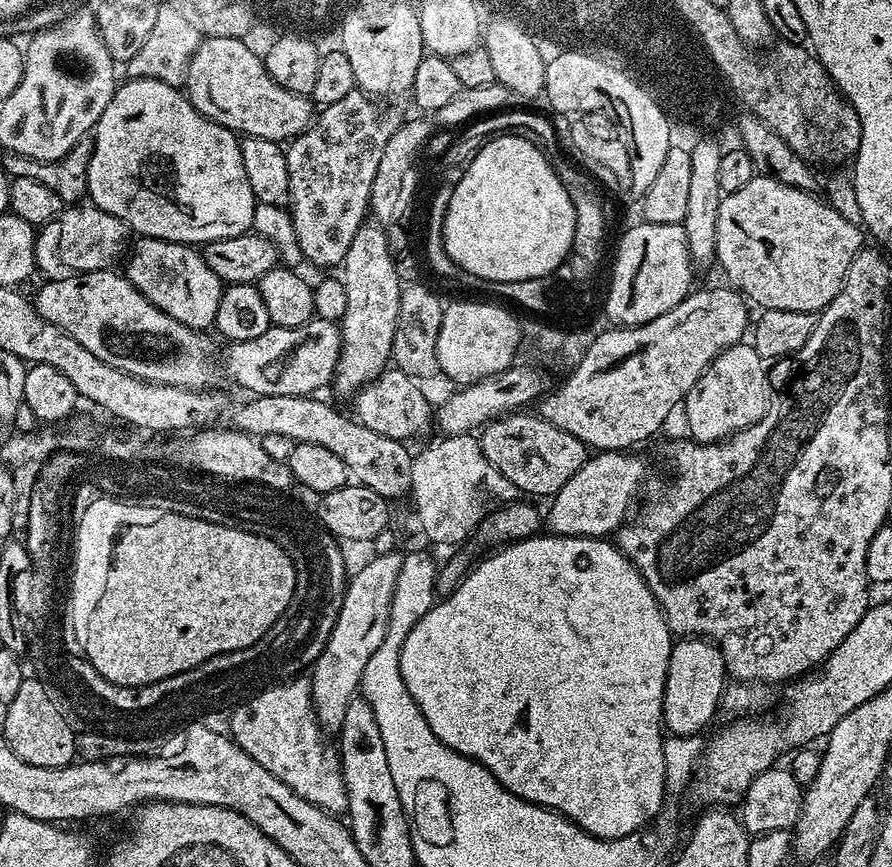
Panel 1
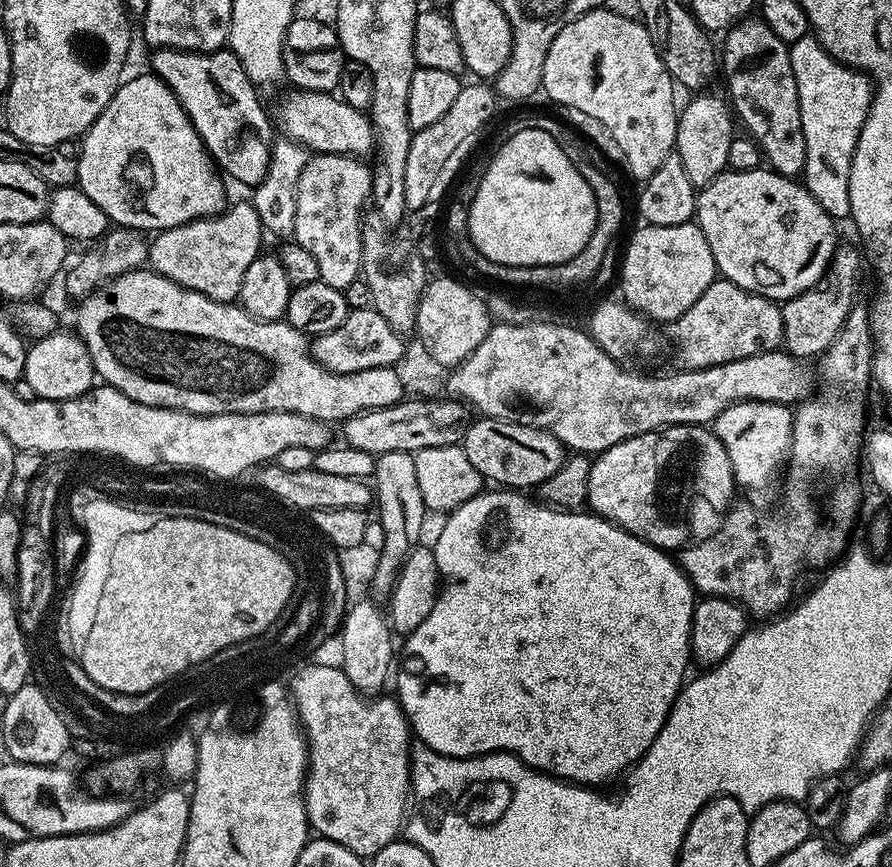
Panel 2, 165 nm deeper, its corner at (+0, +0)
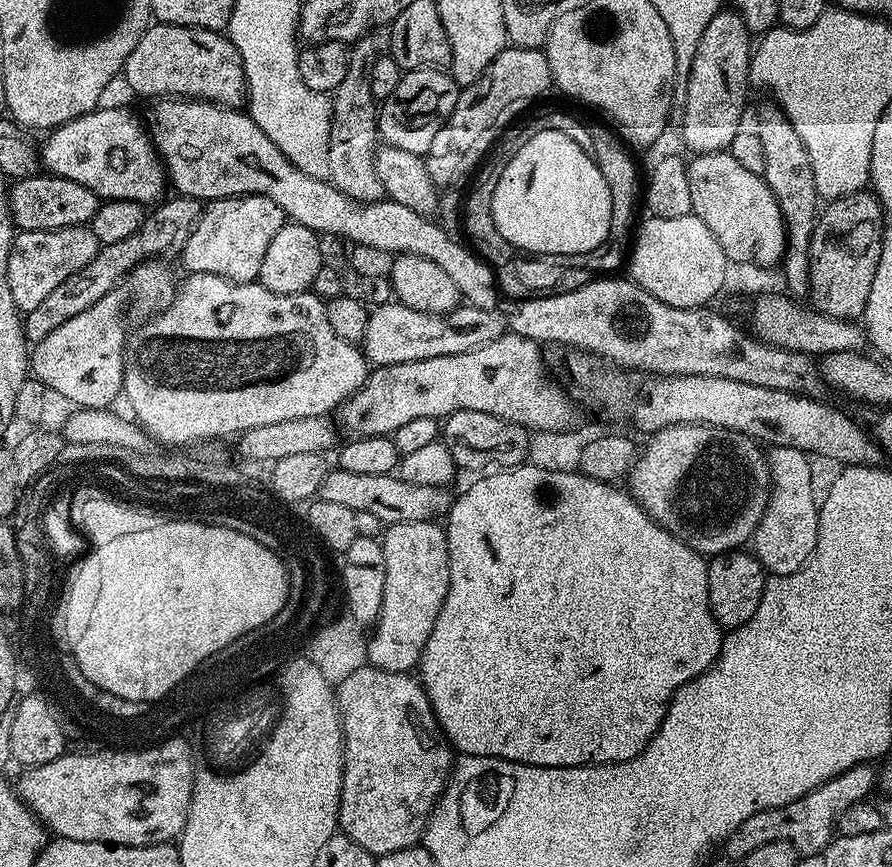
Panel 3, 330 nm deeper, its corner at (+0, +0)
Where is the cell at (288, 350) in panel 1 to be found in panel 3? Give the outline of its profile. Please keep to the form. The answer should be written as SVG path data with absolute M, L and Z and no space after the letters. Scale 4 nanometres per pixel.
M393 302L377 304L369 311L362 351L372 366L418 362L446 354L469 352L485 343L493 335L491 319L484 318L481 324L455 324L440 314L419 312L410 306Z

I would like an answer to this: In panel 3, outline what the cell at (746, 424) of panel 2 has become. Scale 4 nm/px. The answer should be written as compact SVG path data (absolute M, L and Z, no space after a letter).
M772 446L767 449L768 473L772 487L768 505L750 541L754 555L769 573L776 576L794 574L814 554L818 542L820 509L818 495L812 485L812 464L809 453L797 448Z

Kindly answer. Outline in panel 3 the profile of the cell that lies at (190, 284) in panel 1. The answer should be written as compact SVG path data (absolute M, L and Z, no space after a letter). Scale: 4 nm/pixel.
M226 196L221 200L210 200L203 205L200 216L188 232L187 238L182 241L184 248L184 264L193 272L209 272L232 280L235 284L251 284L259 277L262 264L262 254L266 254L266 246L270 238L283 228L286 223L284 211L268 196Z

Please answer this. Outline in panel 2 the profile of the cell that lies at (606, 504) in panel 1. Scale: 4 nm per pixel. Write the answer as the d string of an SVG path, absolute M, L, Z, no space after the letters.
M679 424L662 428L659 432L638 434L599 453L592 460L587 507L622 530L650 542L655 548L680 550L690 540L688 511L692 508L695 535L700 538L710 536L716 531L722 514L733 507L732 495L735 492L738 492L738 485L730 466L730 454L726 454L726 446L722 446L715 431L702 424Z

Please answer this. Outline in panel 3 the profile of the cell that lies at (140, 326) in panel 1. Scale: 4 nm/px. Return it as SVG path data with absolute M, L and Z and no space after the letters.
M193 272L186 276L180 293L178 288L171 297L172 305L161 316L156 316L149 322L148 328L156 336L150 337L149 340L129 339L126 344L122 396L132 403L137 416L135 419L151 437L157 436L164 444L184 444L187 440L200 440L203 436L228 436L231 432L243 434L254 426L268 426L270 422L286 422L290 418L328 414L331 413L331 408L332 411L339 409L340 405L350 399L368 379L370 365L363 351L357 345L346 342L341 336L334 334L334 326L330 326L325 301L317 296L315 291L274 294L259 282L235 284L232 280L209 272Z

